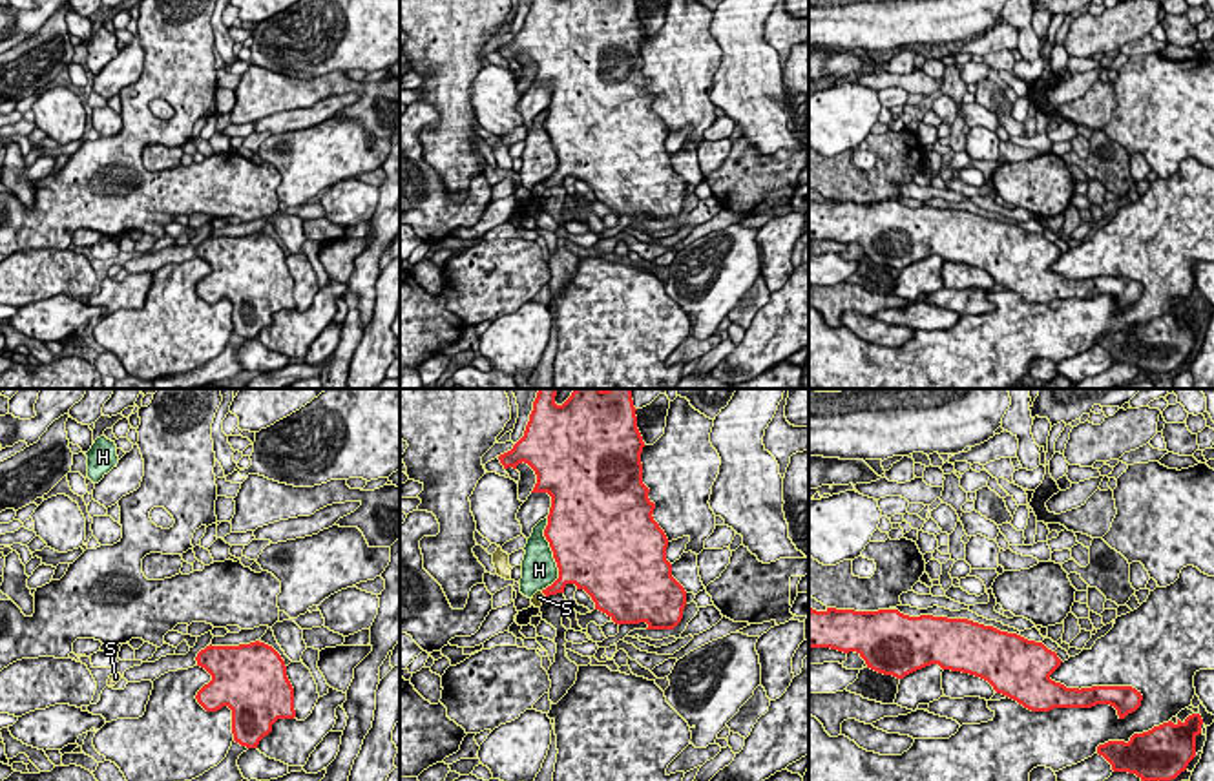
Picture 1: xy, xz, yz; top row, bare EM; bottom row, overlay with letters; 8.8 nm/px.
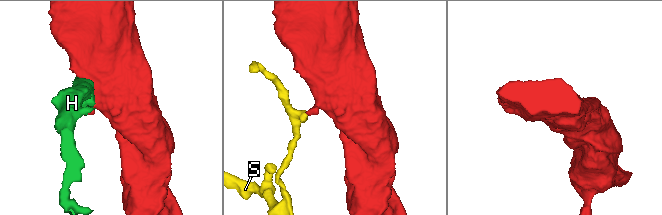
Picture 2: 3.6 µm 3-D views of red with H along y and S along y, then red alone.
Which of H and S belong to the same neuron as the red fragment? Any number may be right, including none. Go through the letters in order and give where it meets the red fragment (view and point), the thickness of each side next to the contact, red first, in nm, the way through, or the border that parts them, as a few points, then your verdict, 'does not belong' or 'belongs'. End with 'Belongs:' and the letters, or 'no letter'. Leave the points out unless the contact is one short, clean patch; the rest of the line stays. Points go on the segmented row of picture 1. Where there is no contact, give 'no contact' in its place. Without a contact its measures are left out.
H: xz (554, 557) | 500/320 nm | does not belong
S: xz (544, 593) | 160/100 nm | along xz (541, 592), (546, 595) | does not belong
Belongs: no letter

